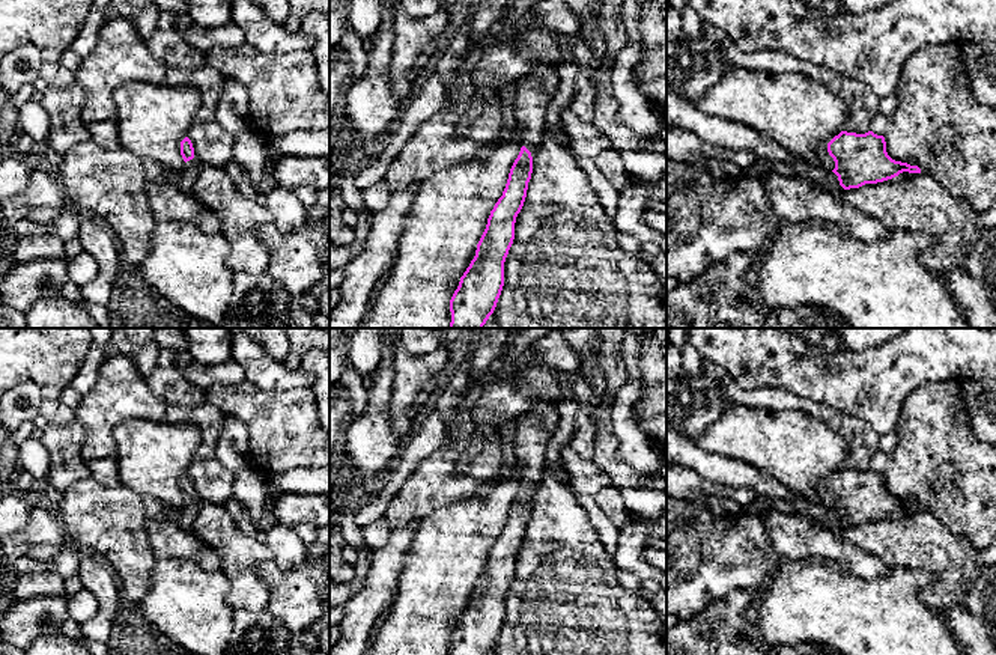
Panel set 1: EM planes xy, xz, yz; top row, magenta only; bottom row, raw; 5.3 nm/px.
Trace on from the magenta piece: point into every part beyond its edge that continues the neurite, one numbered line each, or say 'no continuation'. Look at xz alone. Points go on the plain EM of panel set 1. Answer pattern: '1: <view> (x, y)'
1: xz (534, 428)

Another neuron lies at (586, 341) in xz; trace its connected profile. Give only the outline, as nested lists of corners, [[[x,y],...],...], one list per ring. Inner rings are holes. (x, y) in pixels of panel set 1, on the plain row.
[[[557,328],[567,342],[581,352],[581,375],[593,390],[591,407],[593,422],[596,408],[600,404],[603,387],[603,370],[596,361],[596,351],[600,343],[597,328]]]

